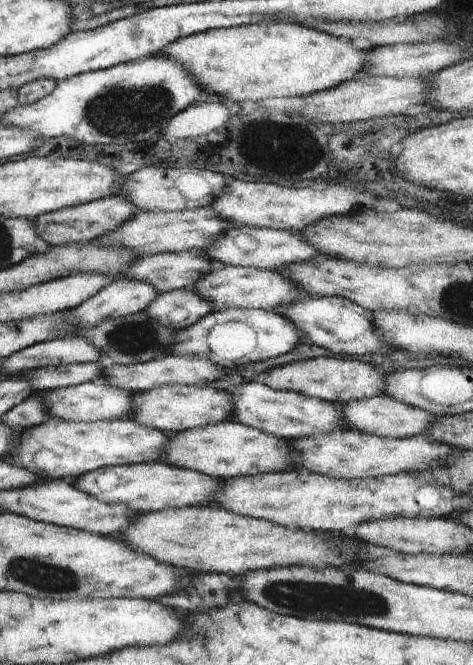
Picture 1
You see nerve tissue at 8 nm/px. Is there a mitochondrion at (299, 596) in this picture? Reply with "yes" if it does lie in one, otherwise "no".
yes

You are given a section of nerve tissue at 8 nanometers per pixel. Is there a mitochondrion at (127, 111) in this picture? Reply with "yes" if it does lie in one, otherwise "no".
yes

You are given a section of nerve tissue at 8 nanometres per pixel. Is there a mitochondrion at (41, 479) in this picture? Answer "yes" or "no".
no

